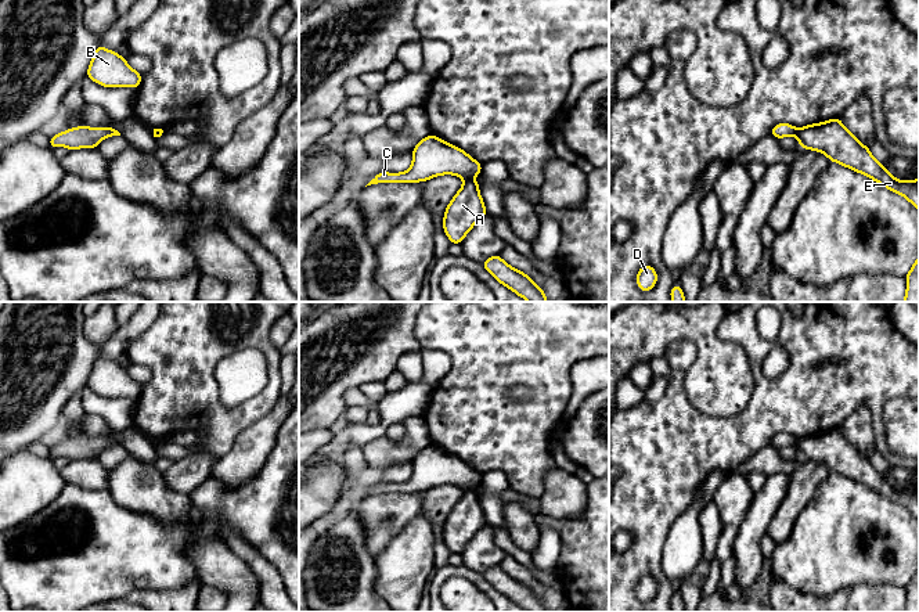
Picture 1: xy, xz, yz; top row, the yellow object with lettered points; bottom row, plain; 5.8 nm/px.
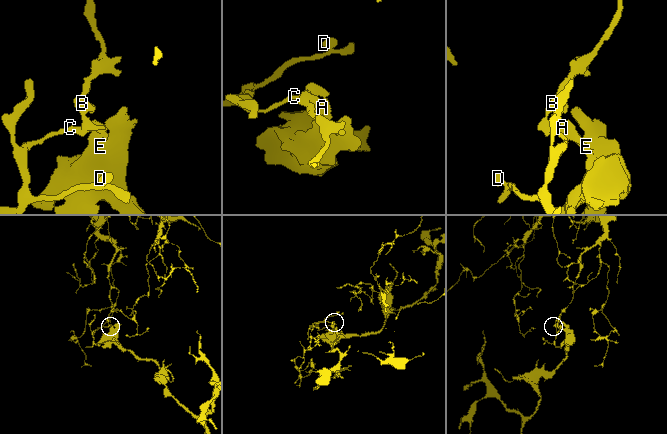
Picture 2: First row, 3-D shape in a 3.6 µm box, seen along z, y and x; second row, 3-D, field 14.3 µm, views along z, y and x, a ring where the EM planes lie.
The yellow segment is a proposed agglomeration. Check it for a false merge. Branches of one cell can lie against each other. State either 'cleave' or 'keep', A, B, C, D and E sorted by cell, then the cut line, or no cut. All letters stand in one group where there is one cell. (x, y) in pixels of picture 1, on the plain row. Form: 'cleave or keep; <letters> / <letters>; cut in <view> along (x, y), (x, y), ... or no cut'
cleave; A E / B C D; cut in xz along (471, 488), (465, 490)

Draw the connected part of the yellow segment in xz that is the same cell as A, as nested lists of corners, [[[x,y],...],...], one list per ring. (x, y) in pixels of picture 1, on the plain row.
[[[466,489],[444,522],[443,539],[450,552],[461,554],[468,541],[486,525],[479,493]]]

